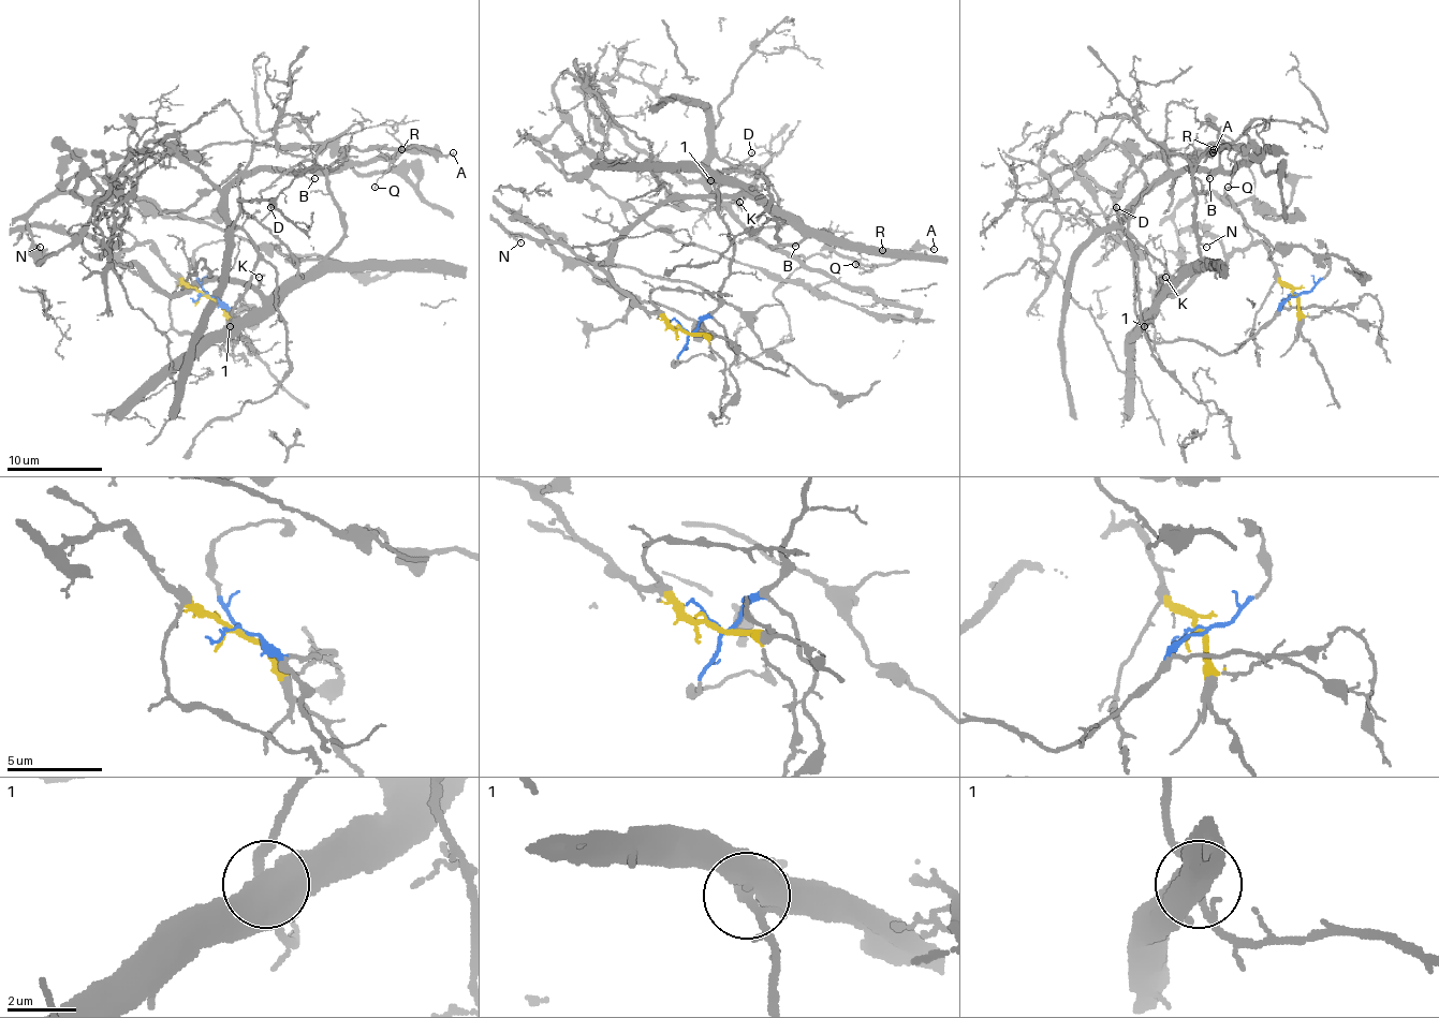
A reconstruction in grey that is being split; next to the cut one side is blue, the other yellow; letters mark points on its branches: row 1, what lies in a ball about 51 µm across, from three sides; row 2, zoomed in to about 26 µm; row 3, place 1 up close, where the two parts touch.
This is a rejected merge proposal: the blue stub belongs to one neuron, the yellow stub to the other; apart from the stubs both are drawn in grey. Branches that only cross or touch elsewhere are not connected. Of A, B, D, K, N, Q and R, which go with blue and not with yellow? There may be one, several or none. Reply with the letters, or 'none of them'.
B

